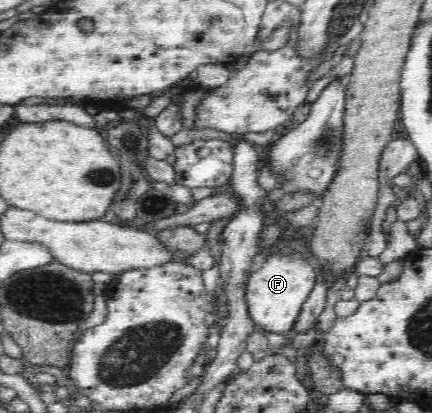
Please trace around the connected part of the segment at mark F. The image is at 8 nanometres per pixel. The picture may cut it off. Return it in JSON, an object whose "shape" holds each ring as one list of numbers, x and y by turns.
{"shape":[[275,252,267,261,250,275,246,286,245,300,249,316,255,321,257,329,273,333,287,333,294,327,307,297,316,285,319,273,309,262,308,255,279,255]]}

